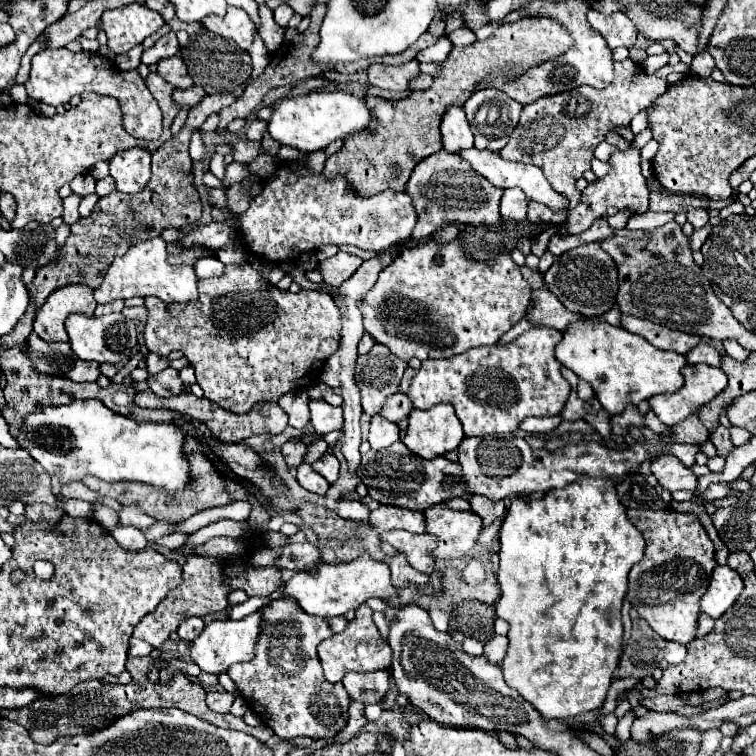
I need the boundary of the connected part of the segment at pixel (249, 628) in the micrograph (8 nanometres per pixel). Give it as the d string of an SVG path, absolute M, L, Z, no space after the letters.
M254 611L246 615L240 621L226 619L226 621L212 621L204 627L204 631L190 643L190 657L192 661L206 673L224 673L232 663L240 661L250 661L254 657L254 647L256 639L260 635L260 625L262 625L262 613Z

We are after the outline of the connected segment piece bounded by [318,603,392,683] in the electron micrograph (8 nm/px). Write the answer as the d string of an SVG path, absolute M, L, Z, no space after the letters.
M364 603L364 605L360 605L356 609L354 621L350 621L342 633L332 635L332 637L328 637L326 641L322 641L318 645L318 657L320 657L320 663L324 667L324 677L330 683L338 683L338 681L342 681L342 677L348 671L390 669L392 649L390 649L390 645L386 645L384 641L380 641L378 629L376 629L376 625L372 621L372 609Z

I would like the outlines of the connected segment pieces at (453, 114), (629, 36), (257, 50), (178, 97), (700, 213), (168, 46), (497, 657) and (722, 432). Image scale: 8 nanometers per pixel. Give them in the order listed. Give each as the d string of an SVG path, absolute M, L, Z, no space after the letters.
M450 107L446 115L442 117L440 125L442 137L444 137L444 149L448 153L458 153L460 149L472 149L474 137L470 131L470 125L466 121L462 107Z
M590 9L586 19L606 39L610 49L632 47L636 43L638 29L636 29L636 25L624 13L604 15L604 13L598 13L598 11Z
M258 33L254 35L254 41L252 41L252 47L250 47L250 57L252 57L252 75L250 75L248 83L252 83L252 79L258 79L258 75L262 75L262 71L270 63L270 53L262 45L262 39L258 37Z
M188 87L188 89L174 89L174 101L176 105L180 103L182 109L192 109L194 105L198 105L204 99L204 89L200 87Z
M692 209L692 211L686 213L686 217L688 217L688 223L692 223L694 229L700 229L708 223L708 211L706 209Z
M170 31L170 33L166 33L164 37L160 37L154 47L150 47L150 49L144 51L142 63L150 67L150 65L154 65L156 61L160 61L160 59L164 59L164 57L172 57L172 55L176 55L176 53L178 53L178 39L176 39L176 33Z
M494 635L486 645L484 645L484 657L492 661L494 665L502 665L502 659L506 655L506 645L508 639L504 635Z
M724 425L716 427L716 431L710 435L710 441L714 443L718 457L722 457L722 459L726 459L730 455L730 451L734 449L732 439L730 439L730 431Z

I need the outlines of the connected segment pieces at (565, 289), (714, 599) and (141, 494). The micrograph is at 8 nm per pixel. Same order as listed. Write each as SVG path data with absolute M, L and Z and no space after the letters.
M594 241L580 245L568 253L562 253L544 273L544 285L558 297L558 301L568 311L584 317L600 317L612 307L616 307L618 271L612 257L600 247L598 241Z
M716 565L708 589L704 593L704 599L700 599L702 613L706 613L712 619L718 619L728 607L734 605L742 589L744 589L742 577L736 571L732 571L728 565L724 567Z
M190 453L188 455L188 463L192 465L192 477L196 477L196 485L192 485L192 489L186 489L184 493L180 493L180 497L164 497L164 493L160 493L160 489L148 489L148 485L128 485L128 481L106 483L106 481L100 481L98 477L84 477L82 481L92 491L100 493L102 497L112 497L112 499L116 499L122 505L138 505L150 517L162 519L162 521L168 521L168 523L180 523L180 521L192 517L194 513L198 513L202 509L226 505L226 503L232 501L232 495L228 493L220 471L216 469L216 465L204 453Z

